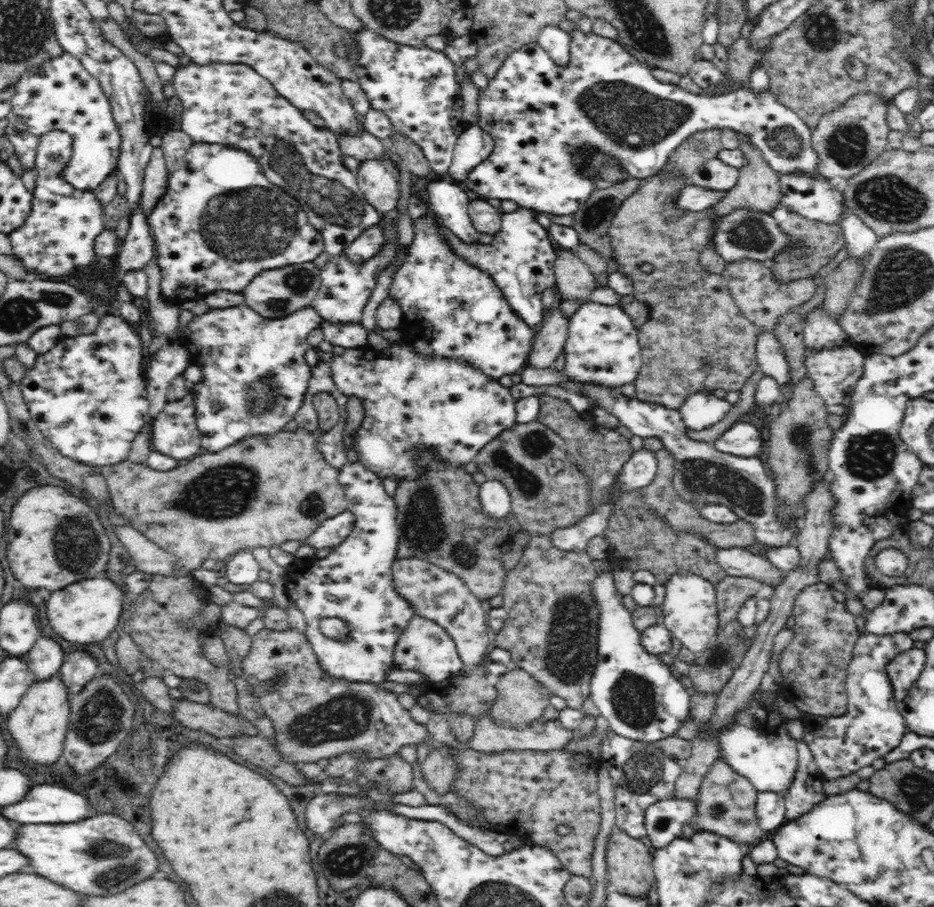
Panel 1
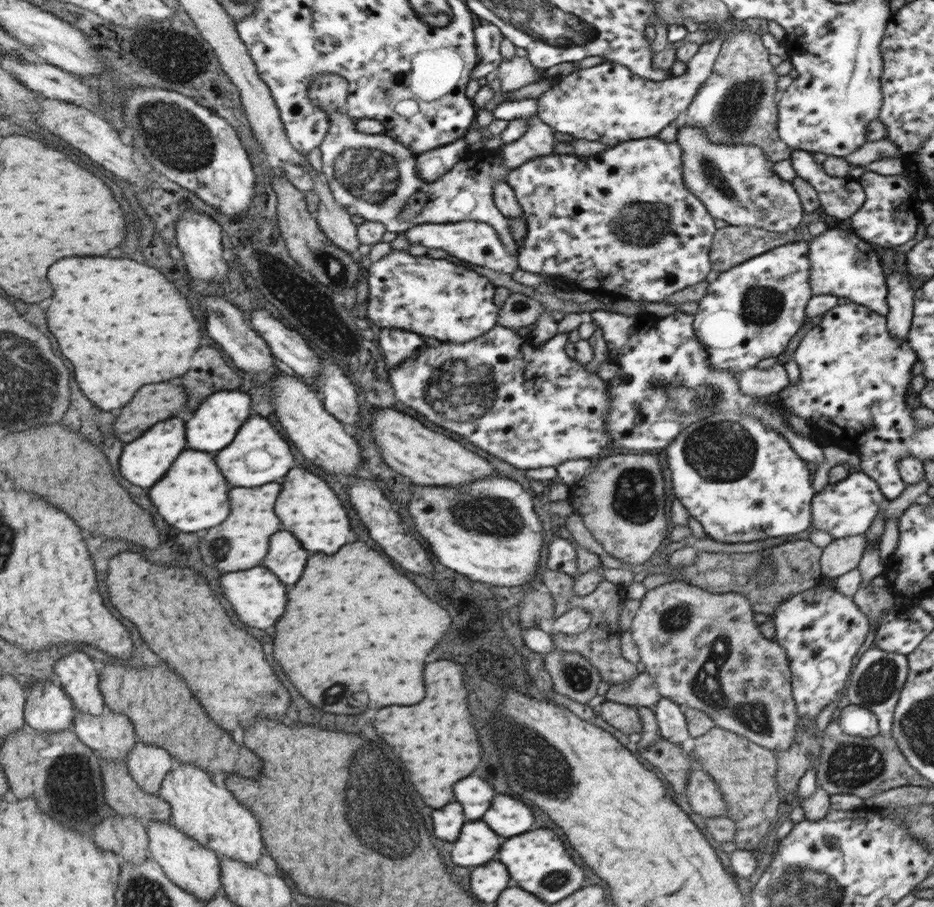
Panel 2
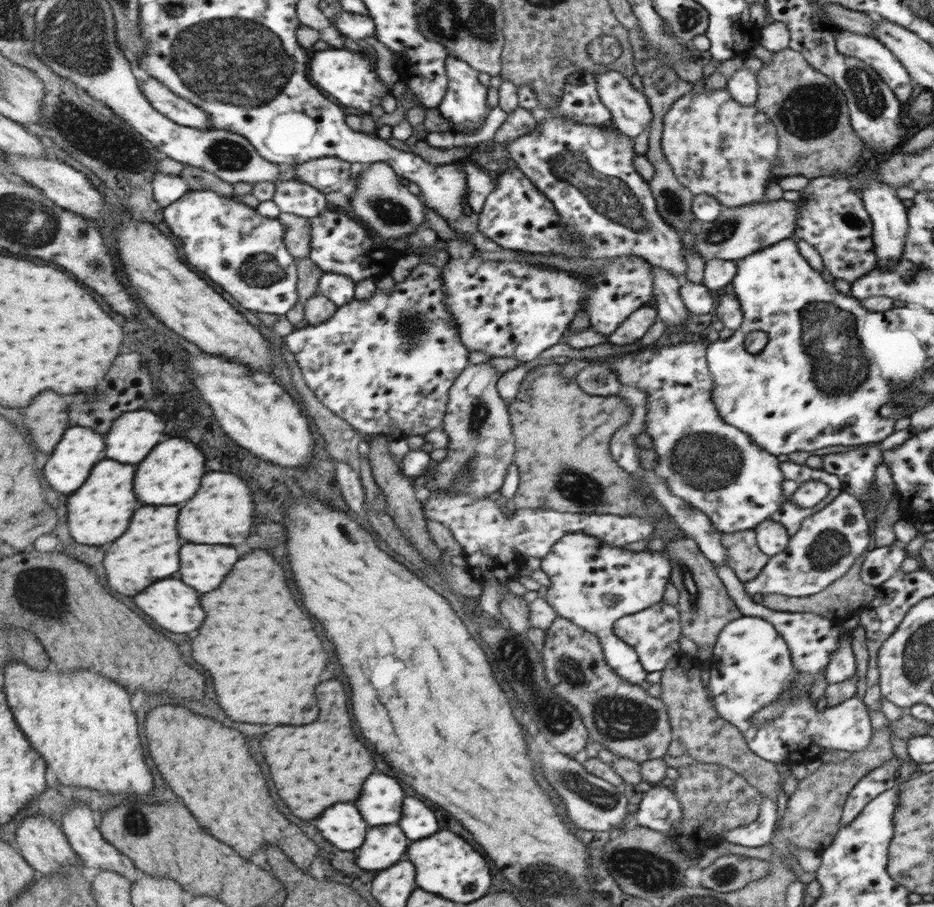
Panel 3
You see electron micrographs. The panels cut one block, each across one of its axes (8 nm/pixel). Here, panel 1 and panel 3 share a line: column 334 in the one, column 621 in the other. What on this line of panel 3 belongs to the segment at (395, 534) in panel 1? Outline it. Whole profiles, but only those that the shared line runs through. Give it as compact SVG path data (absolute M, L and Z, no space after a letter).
M584 533L564 535L556 542L552 551L541 559L542 572L550 579L550 587L546 592L546 603L557 613L559 618L570 620L580 628L596 634L603 649L607 665L622 679L640 685L646 680L647 670L640 664L636 651L613 633L613 627L620 618L654 607L662 602L667 594L667 584L671 578L671 562L664 552L644 550L632 552L624 547L608 544L597 536Z

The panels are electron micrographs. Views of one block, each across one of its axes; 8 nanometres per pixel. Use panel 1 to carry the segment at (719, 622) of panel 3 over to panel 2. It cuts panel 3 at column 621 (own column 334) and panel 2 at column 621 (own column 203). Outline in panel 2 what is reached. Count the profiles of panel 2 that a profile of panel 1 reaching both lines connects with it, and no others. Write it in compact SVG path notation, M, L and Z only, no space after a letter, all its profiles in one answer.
M621 451L606 457L596 458L594 470L580 481L570 486L571 502L574 512L582 516L586 528L604 550L624 562L624 564L644 564L652 554L658 552L664 538L668 536L666 504L664 504L664 480L660 472L660 462L652 454L630 454Z

